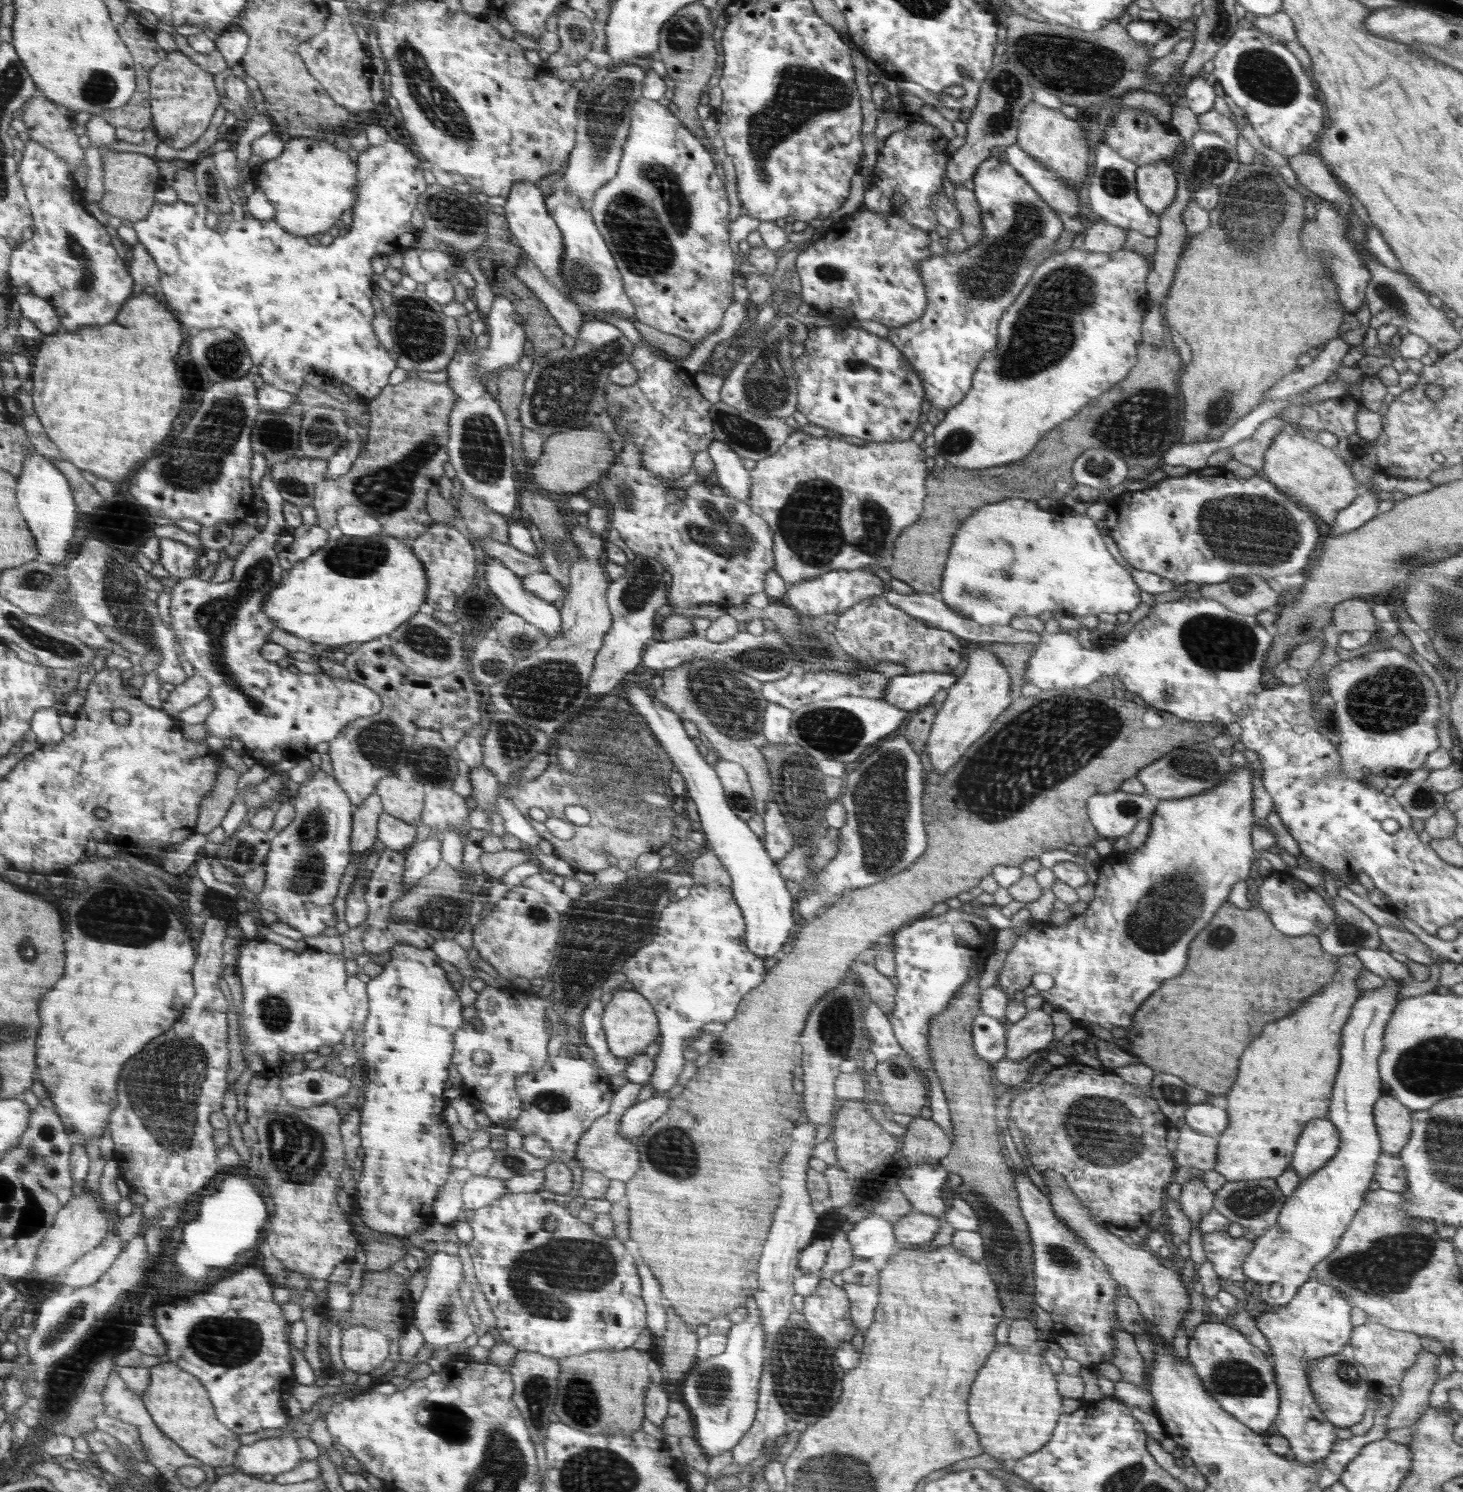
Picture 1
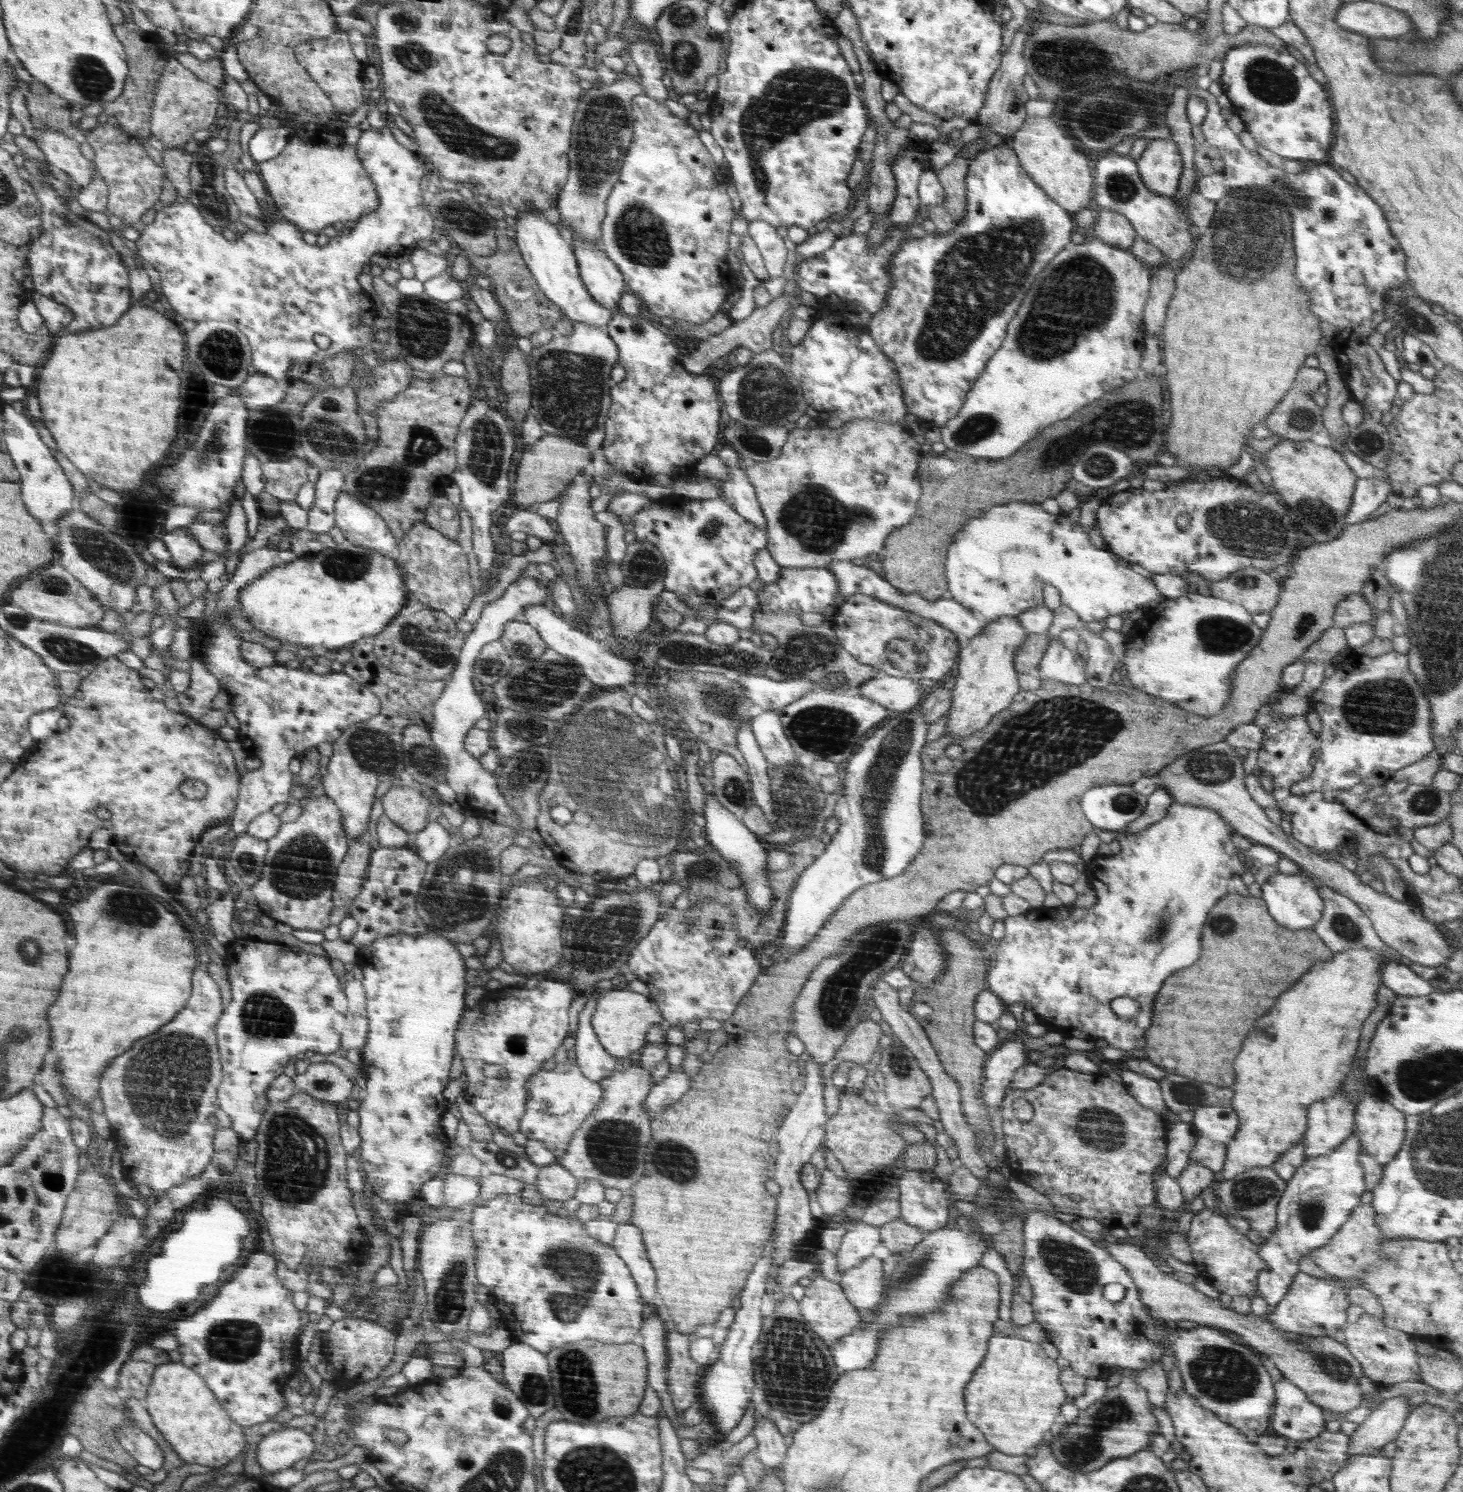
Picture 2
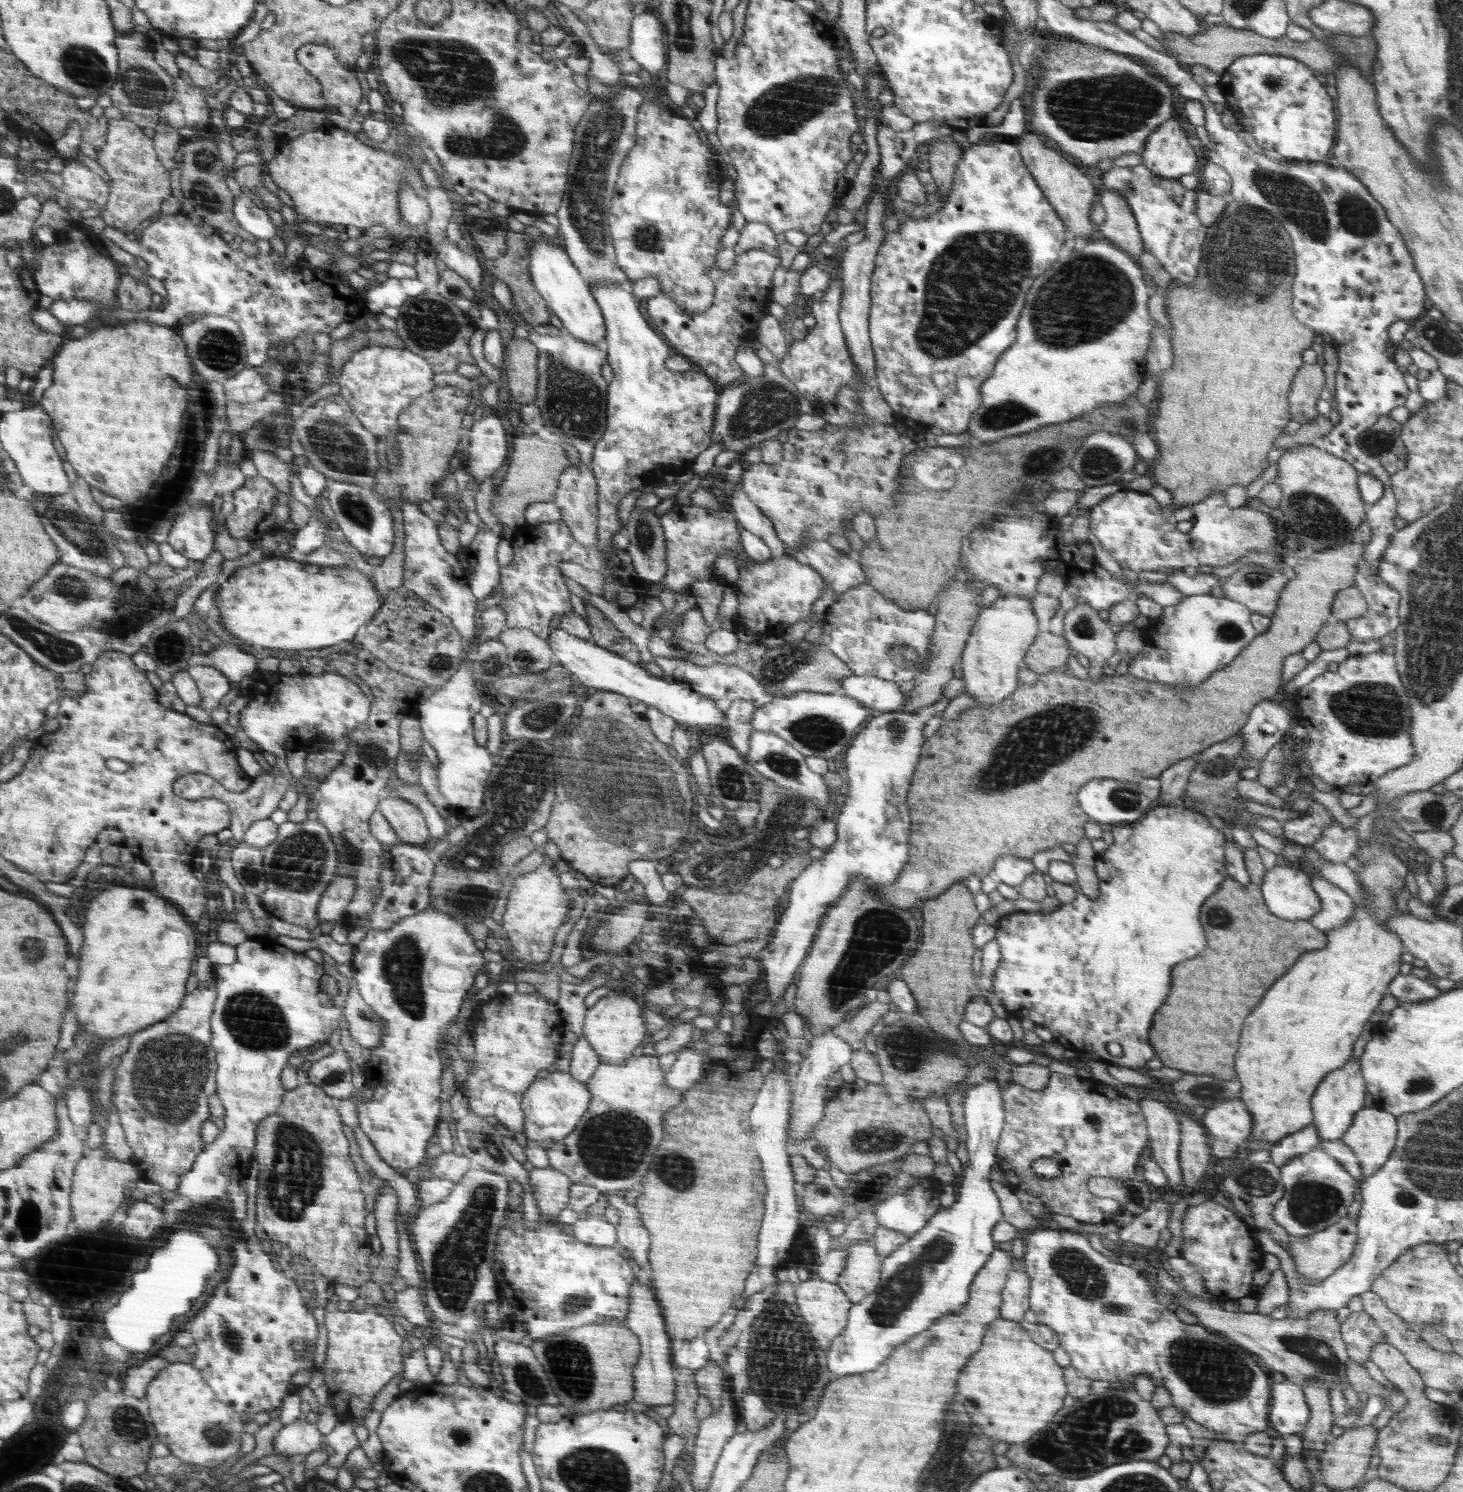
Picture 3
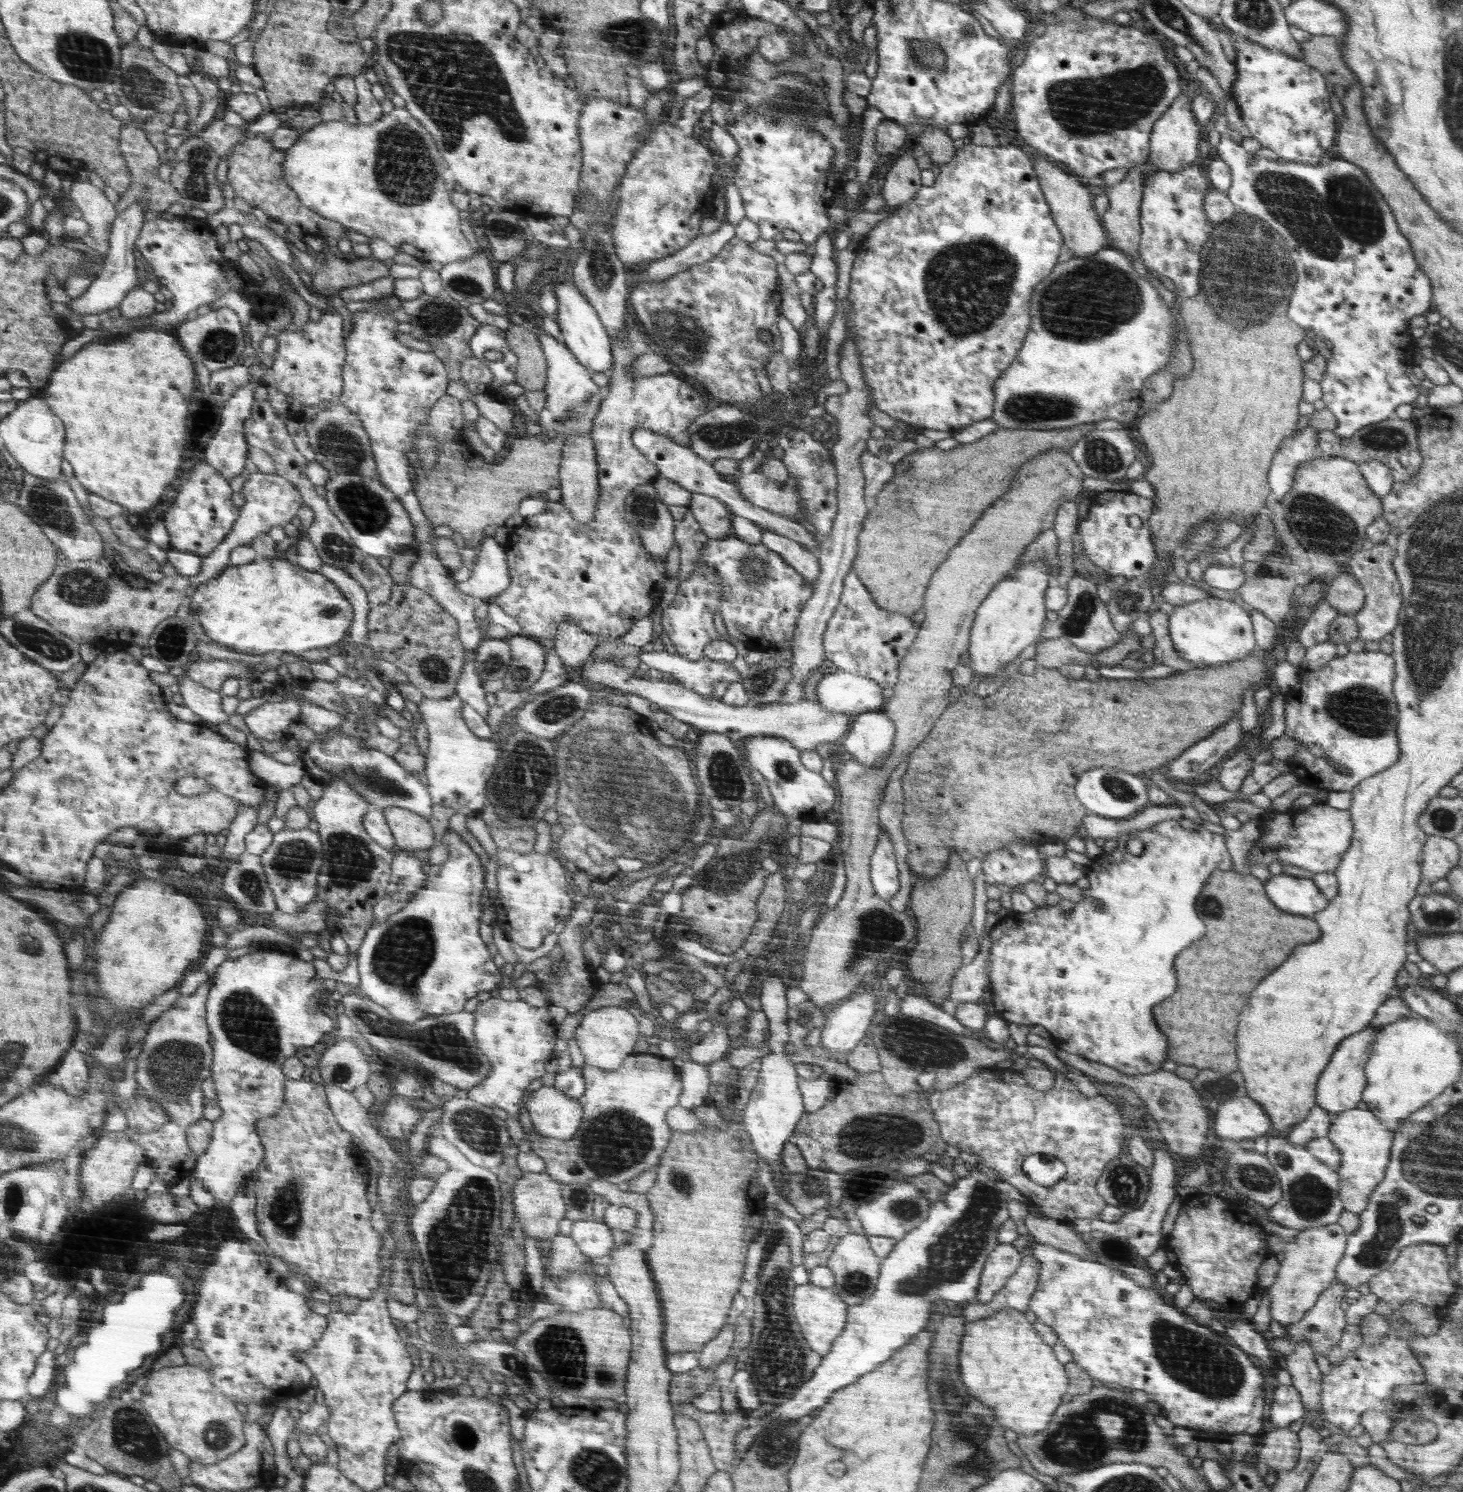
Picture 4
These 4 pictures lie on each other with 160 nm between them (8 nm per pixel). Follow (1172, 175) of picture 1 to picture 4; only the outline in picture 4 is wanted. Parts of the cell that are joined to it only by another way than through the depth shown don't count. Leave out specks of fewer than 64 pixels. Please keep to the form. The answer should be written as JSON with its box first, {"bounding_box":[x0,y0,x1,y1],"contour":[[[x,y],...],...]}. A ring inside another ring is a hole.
{"bounding_box":[1148,93,1203,172],"contour":[[[1180,93],[1168,110],[1164,112],[1162,118],[1155,123],[1154,130],[1151,132],[1150,159],[1148,161],[1160,171],[1180,172],[1195,160],[1201,160],[1198,142],[1201,139],[1203,126],[1194,116],[1191,100],[1188,95]]]}

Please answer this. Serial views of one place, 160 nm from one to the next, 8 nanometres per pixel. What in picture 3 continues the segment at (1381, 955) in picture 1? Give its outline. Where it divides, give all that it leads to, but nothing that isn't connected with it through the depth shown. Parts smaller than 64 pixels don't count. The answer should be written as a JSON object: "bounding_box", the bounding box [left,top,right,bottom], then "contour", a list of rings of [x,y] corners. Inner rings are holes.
{"bounding_box":[1386,973,1442,1003],"contour":[[[1398,973],[1388,985],[1386,994],[1405,1003],[1417,1003],[1440,996],[1442,991],[1431,978],[1420,979],[1413,975]]]}

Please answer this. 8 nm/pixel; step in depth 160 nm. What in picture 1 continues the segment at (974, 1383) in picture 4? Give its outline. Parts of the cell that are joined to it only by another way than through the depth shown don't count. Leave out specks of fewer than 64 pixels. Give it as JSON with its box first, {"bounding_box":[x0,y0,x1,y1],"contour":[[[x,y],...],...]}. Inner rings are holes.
{"bounding_box":[970,1343,1062,1462],"contour":[[[1007,1343],[996,1346],[996,1352],[988,1356],[988,1368],[980,1372],[980,1380],[972,1384],[972,1412],[970,1412],[971,1424],[979,1434],[983,1452],[1003,1460],[1015,1462],[1019,1458],[1031,1455],[1046,1446],[1058,1426],[1058,1420],[1062,1418],[1062,1394],[1056,1390],[1056,1379],[1046,1360],[1038,1354],[1026,1354],[1016,1352],[1018,1348]]]}

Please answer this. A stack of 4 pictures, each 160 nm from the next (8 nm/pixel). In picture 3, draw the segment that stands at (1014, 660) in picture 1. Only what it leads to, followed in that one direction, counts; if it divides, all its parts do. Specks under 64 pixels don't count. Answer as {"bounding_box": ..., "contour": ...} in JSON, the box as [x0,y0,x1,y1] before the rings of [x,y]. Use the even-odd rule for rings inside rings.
{"bounding_box":[1023,629,1074,675],"contour":[[[1044,629],[1036,636],[1036,640],[1031,644],[1031,648],[1023,662],[1024,666],[1038,675],[1045,675],[1066,665],[1070,654],[1074,654],[1074,651],[1071,651],[1062,634],[1056,635]]]}

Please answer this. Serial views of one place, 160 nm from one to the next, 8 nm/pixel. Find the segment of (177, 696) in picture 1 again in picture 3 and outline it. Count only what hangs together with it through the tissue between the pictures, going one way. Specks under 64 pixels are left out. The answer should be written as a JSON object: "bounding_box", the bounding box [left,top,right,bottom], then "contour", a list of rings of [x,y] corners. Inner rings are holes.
{"bounding_box":[189,666,230,712],"contour":[[[193,666],[189,670],[203,692],[201,708],[212,712],[220,706],[220,702],[230,696],[228,691],[228,675],[213,666]]]}

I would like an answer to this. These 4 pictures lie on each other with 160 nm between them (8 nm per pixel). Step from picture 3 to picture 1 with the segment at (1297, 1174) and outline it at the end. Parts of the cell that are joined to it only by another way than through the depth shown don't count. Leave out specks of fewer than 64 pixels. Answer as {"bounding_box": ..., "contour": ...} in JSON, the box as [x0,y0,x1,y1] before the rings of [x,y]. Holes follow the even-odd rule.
{"bounding_box":[1242,978,1404,1312],"contour":[[[1390,978],[1381,987],[1360,995],[1352,1005],[1348,1022],[1343,1026],[1339,1071],[1333,1084],[1331,1103],[1327,1114],[1339,1132],[1338,1152],[1320,1170],[1299,1182],[1296,1190],[1284,1201],[1276,1225],[1268,1228],[1263,1236],[1253,1241],[1253,1250],[1242,1264],[1245,1278],[1258,1283],[1258,1298],[1264,1304],[1264,1312],[1274,1312],[1277,1307],[1284,1306],[1288,1304],[1288,1301],[1294,1299],[1298,1289],[1312,1278],[1316,1264],[1319,1264],[1336,1249],[1342,1234],[1346,1232],[1350,1221],[1354,1219],[1356,1211],[1364,1204],[1363,1196],[1372,1184],[1378,1157],[1381,1153],[1381,1140],[1373,1115],[1375,1102],[1383,1094],[1378,1057],[1383,1051],[1383,1034],[1388,1019],[1392,1017],[1398,1003],[1396,995],[1401,988],[1404,988],[1404,983]]]}

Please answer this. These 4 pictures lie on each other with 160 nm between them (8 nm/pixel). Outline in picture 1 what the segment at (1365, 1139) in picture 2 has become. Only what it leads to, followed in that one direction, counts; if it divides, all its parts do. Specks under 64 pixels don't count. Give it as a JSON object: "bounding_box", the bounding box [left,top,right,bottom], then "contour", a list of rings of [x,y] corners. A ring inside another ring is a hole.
{"bounding_box":[1373,1094,1412,1155],"contour":[[[1382,1094],[1373,1108],[1374,1122],[1381,1140],[1381,1152],[1398,1155],[1412,1132],[1412,1113],[1392,1096]]]}

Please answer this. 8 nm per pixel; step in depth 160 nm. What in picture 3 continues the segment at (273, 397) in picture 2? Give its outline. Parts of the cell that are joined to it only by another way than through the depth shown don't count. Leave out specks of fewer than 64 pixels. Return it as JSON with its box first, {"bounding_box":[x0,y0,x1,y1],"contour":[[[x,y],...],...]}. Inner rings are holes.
{"bounding_box":[223,366,271,404],"contour":[[[244,366],[243,370],[235,374],[223,384],[227,400],[240,404],[262,401],[271,391],[268,384],[263,381],[254,367]]]}

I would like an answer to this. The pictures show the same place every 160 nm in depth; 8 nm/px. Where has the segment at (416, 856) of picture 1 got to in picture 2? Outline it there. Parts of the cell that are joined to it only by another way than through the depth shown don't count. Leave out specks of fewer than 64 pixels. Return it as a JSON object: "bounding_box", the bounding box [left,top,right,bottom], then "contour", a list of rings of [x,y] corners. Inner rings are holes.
{"bounding_box":[409,820,453,863],"contour":[[[438,820],[432,822],[427,829],[410,836],[409,845],[426,863],[436,862],[453,844],[449,832],[438,823]]]}

